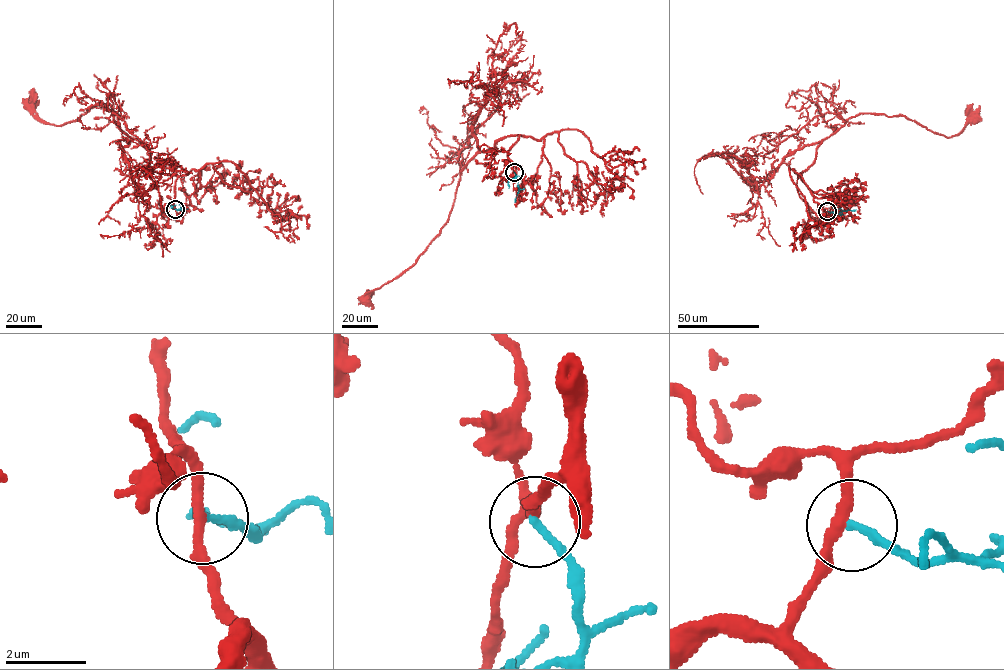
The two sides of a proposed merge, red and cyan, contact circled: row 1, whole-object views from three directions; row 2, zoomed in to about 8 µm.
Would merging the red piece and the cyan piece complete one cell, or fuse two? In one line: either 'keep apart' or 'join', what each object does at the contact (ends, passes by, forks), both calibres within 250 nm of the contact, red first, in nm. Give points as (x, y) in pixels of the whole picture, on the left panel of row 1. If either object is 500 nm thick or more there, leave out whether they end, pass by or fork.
keep apart | red passes by | cyan ends | 260/180 nm

